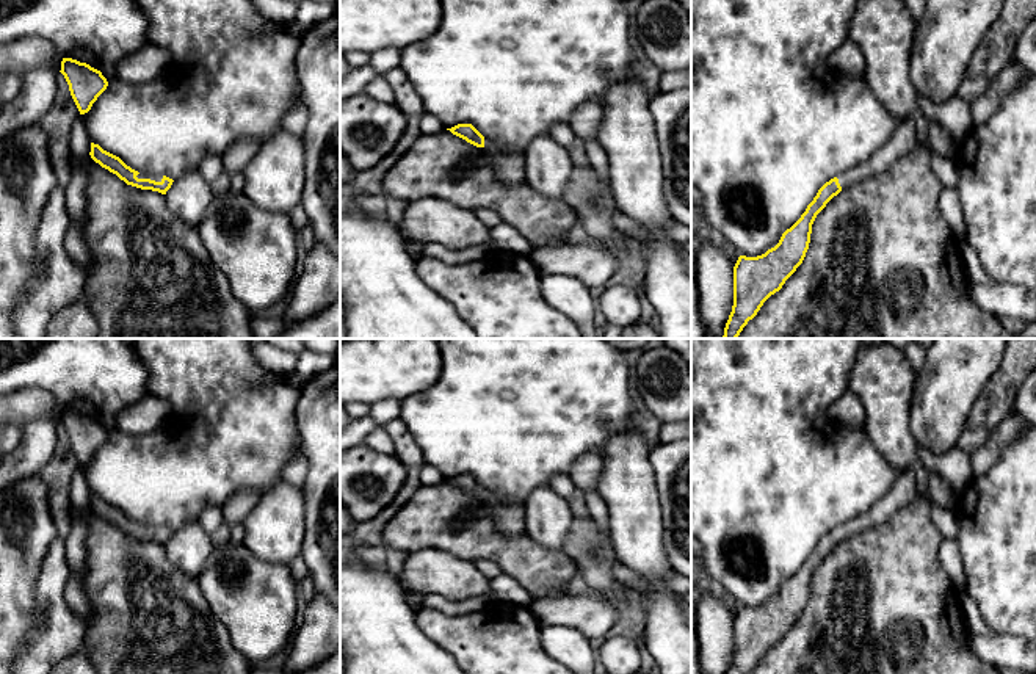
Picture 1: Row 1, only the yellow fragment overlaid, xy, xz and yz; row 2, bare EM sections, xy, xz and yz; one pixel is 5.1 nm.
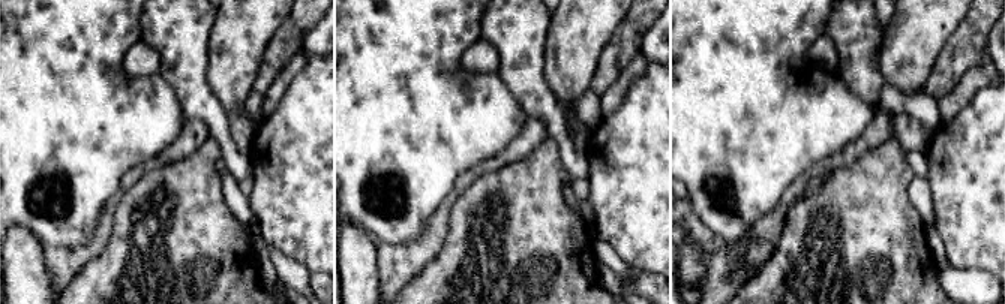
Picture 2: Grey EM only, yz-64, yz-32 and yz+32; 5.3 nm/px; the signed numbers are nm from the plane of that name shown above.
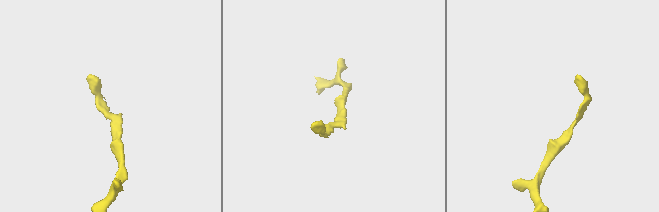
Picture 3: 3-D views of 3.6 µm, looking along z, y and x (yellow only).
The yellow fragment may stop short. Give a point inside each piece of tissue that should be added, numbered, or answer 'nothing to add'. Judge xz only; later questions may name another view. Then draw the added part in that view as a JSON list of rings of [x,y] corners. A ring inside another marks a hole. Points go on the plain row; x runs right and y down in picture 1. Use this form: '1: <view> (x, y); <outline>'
1: xz (510, 514); [[[484,489],[484,500],[494,509],[495,525],[505,536],[527,534],[525,506],[517,500],[502,500],[494,492]]]

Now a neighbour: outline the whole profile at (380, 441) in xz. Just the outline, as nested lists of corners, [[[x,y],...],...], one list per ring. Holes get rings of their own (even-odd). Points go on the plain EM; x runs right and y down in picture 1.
[[[378,426],[370,434],[367,434],[362,445],[378,453],[395,456],[393,440],[389,436],[389,433],[384,429],[384,426]]]

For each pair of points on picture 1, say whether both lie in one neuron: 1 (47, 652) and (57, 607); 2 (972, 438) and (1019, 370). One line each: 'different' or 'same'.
1: same
2: same

